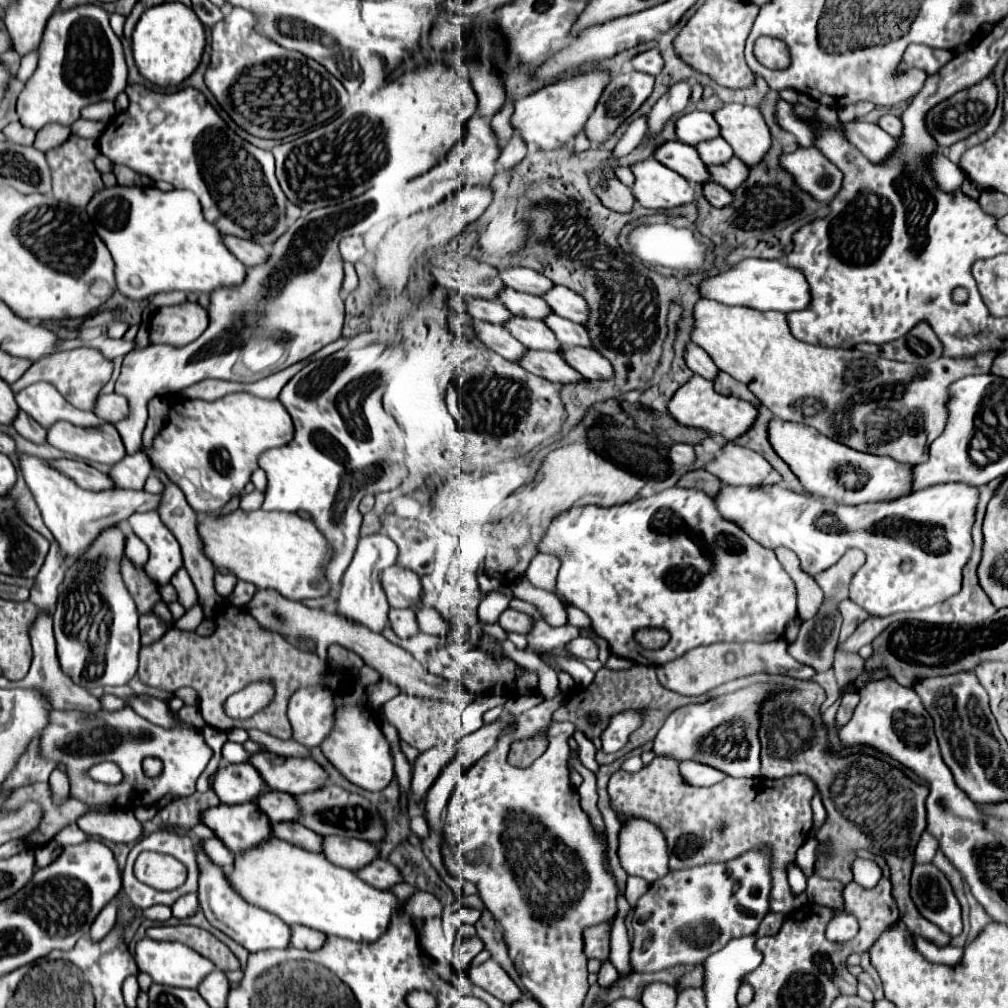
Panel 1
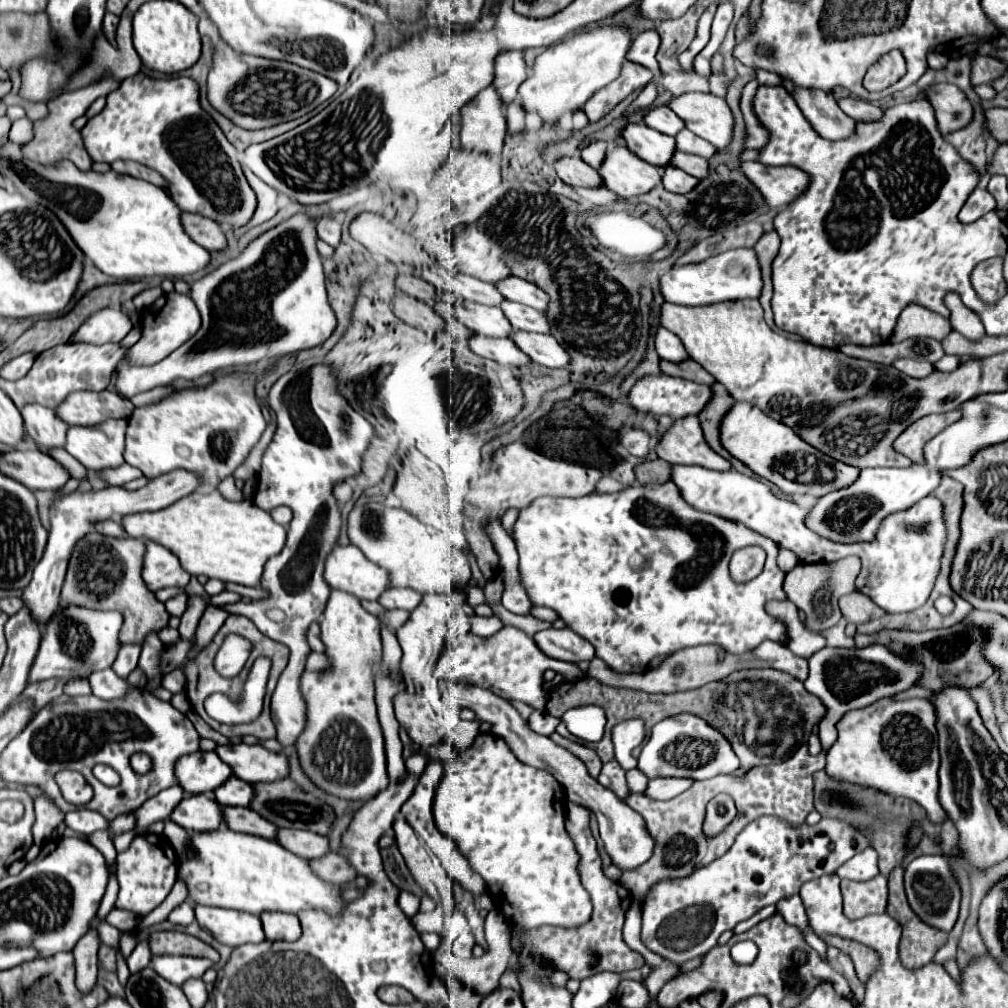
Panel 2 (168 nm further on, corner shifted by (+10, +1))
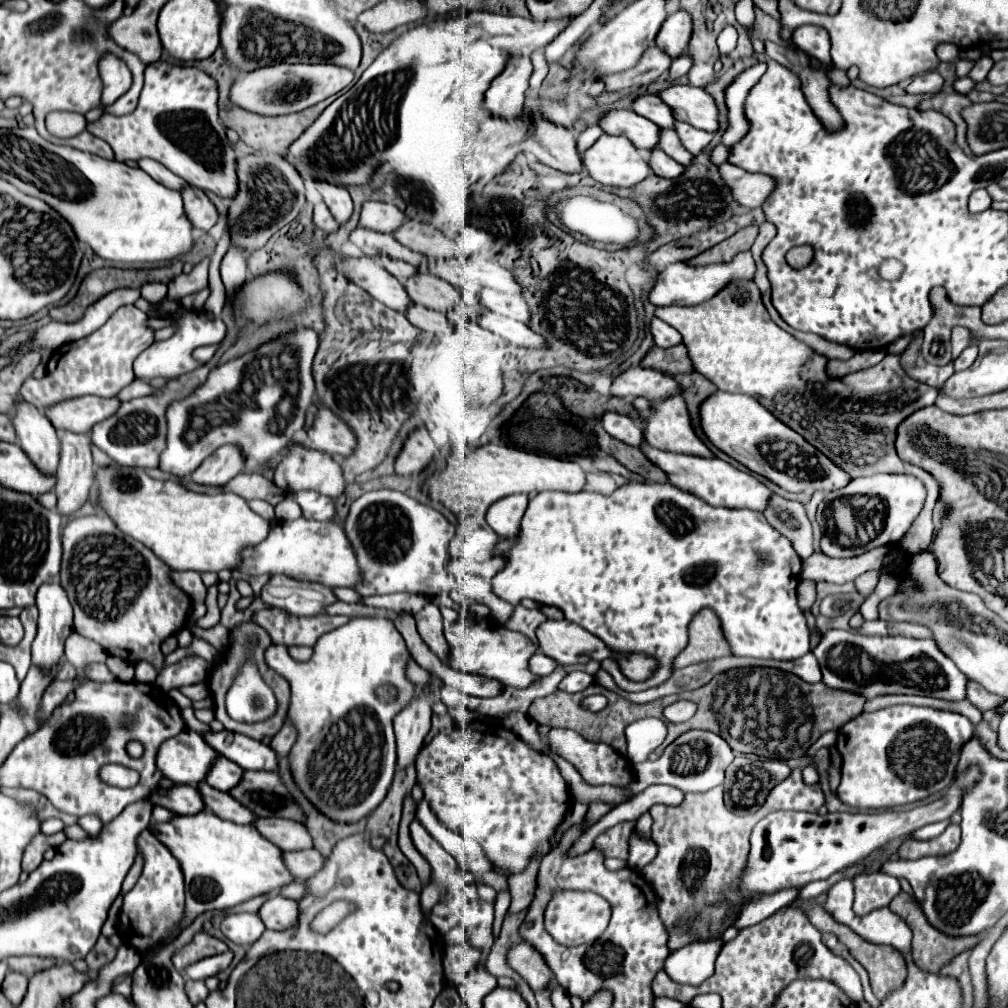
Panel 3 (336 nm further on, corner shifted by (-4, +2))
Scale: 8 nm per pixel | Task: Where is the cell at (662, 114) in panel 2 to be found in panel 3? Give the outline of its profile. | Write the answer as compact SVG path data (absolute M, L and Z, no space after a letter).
M644 94L634 102L634 112L652 120L654 124L658 124L660 128L674 128L676 126L676 118L674 118L674 110L662 102L660 96L652 96L652 94Z

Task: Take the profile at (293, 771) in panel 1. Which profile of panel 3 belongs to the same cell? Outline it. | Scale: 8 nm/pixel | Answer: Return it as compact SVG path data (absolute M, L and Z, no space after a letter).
M224 730L224 732L208 734L206 740L208 744L212 744L212 748L216 748L216 752L220 752L220 756L236 762L244 770L272 770L274 772L278 768L276 752L254 738L246 738L242 734Z

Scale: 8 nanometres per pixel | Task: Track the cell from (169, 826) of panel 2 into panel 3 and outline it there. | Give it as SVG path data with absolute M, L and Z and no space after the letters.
M154 806L154 810L152 810L152 820L154 822L170 822L174 818L176 818L176 814L172 814L172 810L168 810L164 806Z

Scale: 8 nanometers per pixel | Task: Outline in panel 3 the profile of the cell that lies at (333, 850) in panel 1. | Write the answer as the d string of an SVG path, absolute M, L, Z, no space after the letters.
M260 818L260 822L256 822L254 828L260 830L260 834L264 834L264 838L276 842L276 846L282 848L284 852L314 848L314 838L310 836L308 828L300 822Z

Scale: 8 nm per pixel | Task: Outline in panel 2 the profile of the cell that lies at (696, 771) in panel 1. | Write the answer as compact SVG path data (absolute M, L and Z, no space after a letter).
M658 777L658 779L650 779L648 787L646 787L646 795L650 799L658 799L658 801L666 801L672 799L680 793L684 793L688 787L692 785L690 779L674 779L674 777Z

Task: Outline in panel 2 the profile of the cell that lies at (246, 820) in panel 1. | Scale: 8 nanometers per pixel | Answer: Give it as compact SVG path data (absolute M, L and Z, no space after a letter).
M198 793L198 797L184 797L170 813L170 819L186 831L212 831L222 825L222 807L210 793Z

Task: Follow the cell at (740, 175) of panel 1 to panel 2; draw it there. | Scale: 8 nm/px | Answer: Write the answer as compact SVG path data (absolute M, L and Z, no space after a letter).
M674 151L674 167L686 171L688 175L696 177L696 179L702 179L708 175L708 161L698 157L698 155L688 155L688 153L682 153L682 151Z

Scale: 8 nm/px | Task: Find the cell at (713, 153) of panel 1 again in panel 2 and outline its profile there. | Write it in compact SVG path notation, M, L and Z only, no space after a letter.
M682 129L676 137L676 149L684 151L684 153L692 153L692 155L700 155L704 159L710 159L714 155L714 145L710 145L708 141L700 139L698 135L690 133L688 129Z

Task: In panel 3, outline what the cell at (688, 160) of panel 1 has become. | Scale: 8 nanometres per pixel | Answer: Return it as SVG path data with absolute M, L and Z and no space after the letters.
M610 110L602 122L600 128L606 134L614 134L614 136L628 136L628 140L632 140L632 144L636 144L636 148L652 152L654 148L658 148L660 142L660 132L662 128L650 120L646 120L644 116L638 116L632 110Z

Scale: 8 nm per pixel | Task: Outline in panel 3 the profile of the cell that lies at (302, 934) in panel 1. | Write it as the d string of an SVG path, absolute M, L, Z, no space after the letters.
M274 896L262 904L258 914L264 920L268 930L282 932L282 930L290 930L298 924L300 908L298 908L296 900L288 900L284 896Z

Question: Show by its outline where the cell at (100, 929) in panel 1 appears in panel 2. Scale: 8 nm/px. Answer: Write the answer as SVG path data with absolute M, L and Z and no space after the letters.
M90 929L74 947L76 957L76 987L80 993L90 993L98 981L98 931Z

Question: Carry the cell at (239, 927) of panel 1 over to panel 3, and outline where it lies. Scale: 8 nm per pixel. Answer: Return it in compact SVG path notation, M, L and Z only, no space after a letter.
M230 912L220 922L222 934L240 946L254 944L266 930L262 918L258 914L250 912Z

